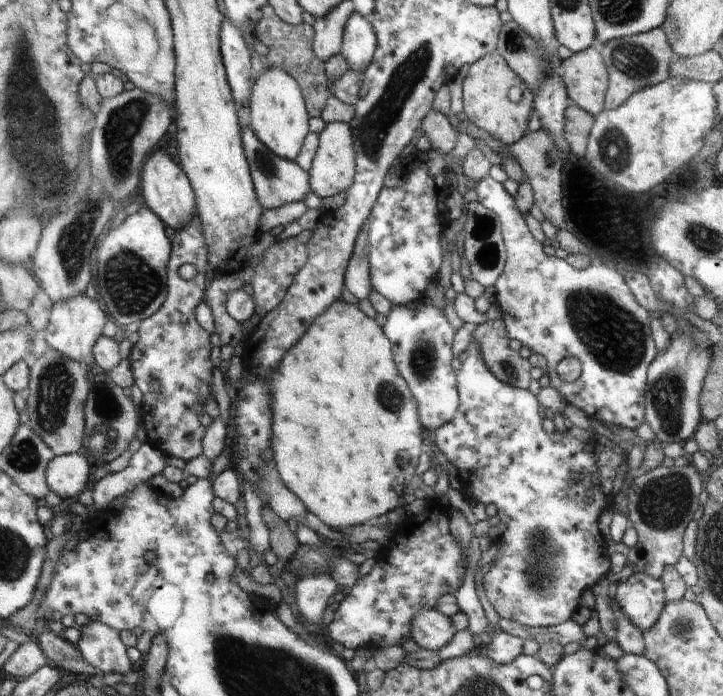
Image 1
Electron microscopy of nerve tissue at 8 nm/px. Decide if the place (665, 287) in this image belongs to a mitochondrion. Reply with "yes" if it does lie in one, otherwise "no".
no

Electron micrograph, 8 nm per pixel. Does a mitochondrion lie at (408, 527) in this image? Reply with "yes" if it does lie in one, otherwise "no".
no

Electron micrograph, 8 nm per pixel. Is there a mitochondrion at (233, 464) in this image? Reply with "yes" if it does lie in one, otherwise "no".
no

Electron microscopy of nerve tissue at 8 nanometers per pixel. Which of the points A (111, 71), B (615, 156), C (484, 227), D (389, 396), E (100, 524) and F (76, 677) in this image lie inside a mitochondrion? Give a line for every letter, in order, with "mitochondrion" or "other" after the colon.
A: other
B: mitochondrion
C: mitochondrion
D: mitochondrion
E: other
F: other

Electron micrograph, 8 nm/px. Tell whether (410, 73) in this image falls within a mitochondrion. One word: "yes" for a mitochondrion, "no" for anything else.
yes

